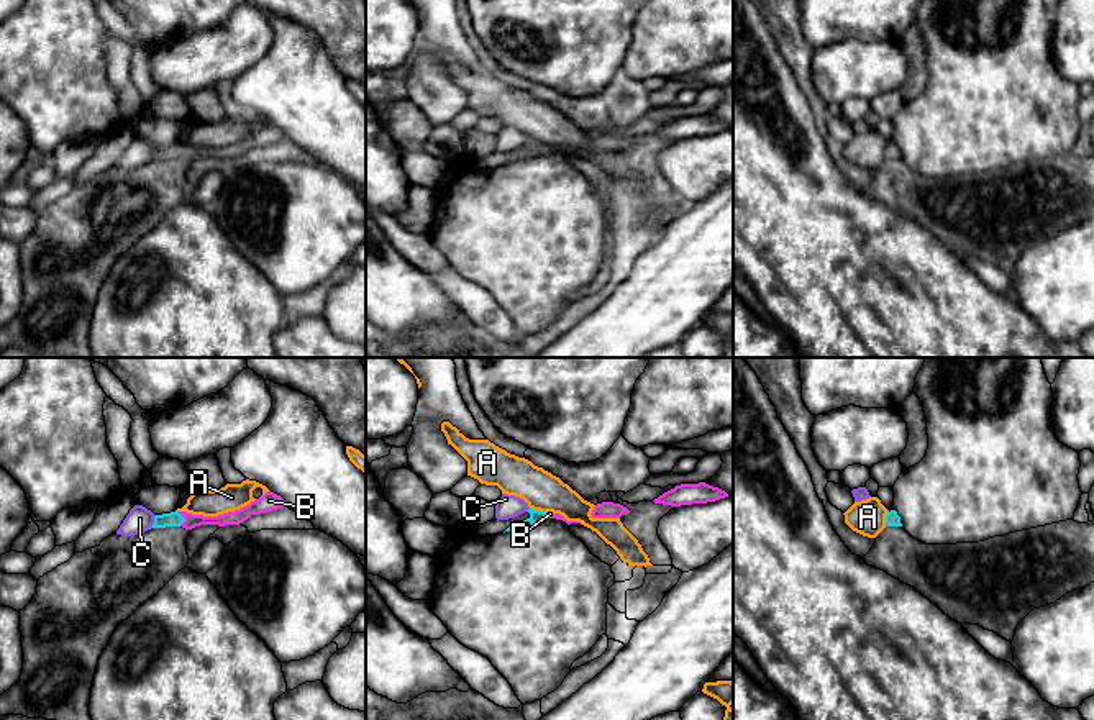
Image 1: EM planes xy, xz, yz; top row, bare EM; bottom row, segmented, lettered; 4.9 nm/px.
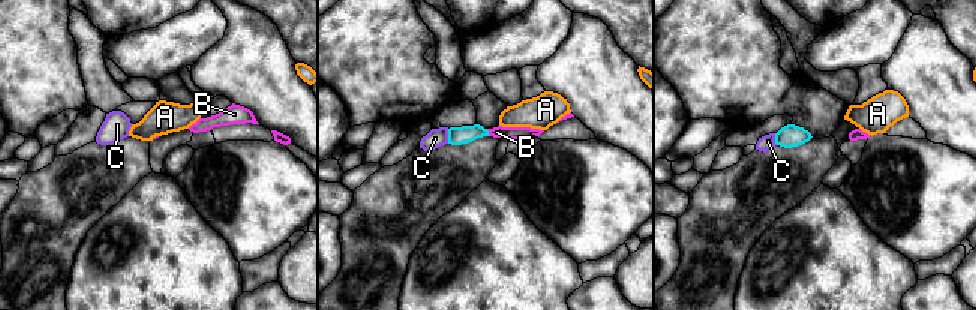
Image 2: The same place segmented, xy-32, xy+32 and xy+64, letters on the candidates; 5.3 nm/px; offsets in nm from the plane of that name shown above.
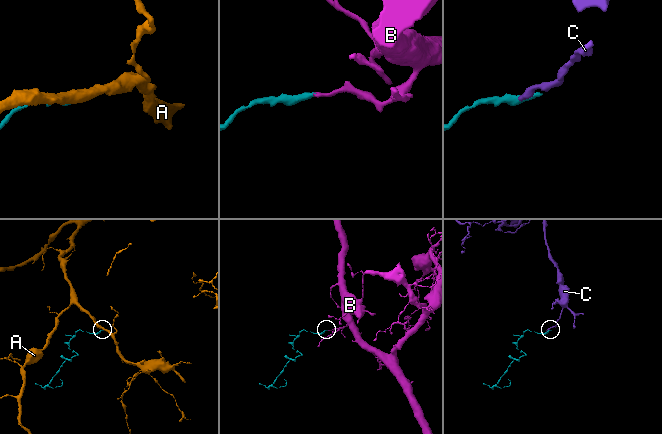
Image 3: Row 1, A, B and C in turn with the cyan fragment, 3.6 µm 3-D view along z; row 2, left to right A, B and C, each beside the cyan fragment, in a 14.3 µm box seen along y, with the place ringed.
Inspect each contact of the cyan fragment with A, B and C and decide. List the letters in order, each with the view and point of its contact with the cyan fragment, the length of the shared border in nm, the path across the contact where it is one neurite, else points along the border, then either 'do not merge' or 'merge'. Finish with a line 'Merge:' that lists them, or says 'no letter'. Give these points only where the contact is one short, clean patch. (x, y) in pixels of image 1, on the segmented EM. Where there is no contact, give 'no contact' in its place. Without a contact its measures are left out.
A: contact xz (538, 510); length 80 nm; border xz (530, 507), (545, 512); do not merge
B: contact xy (184, 519); length 70 nm; way xy (174, 519), (184, 519), (223, 520), (235, 517); merge
C: contact xy (154, 522); length 80 nm; border xy (156, 515), (148, 528); do not merge
Merge: B

